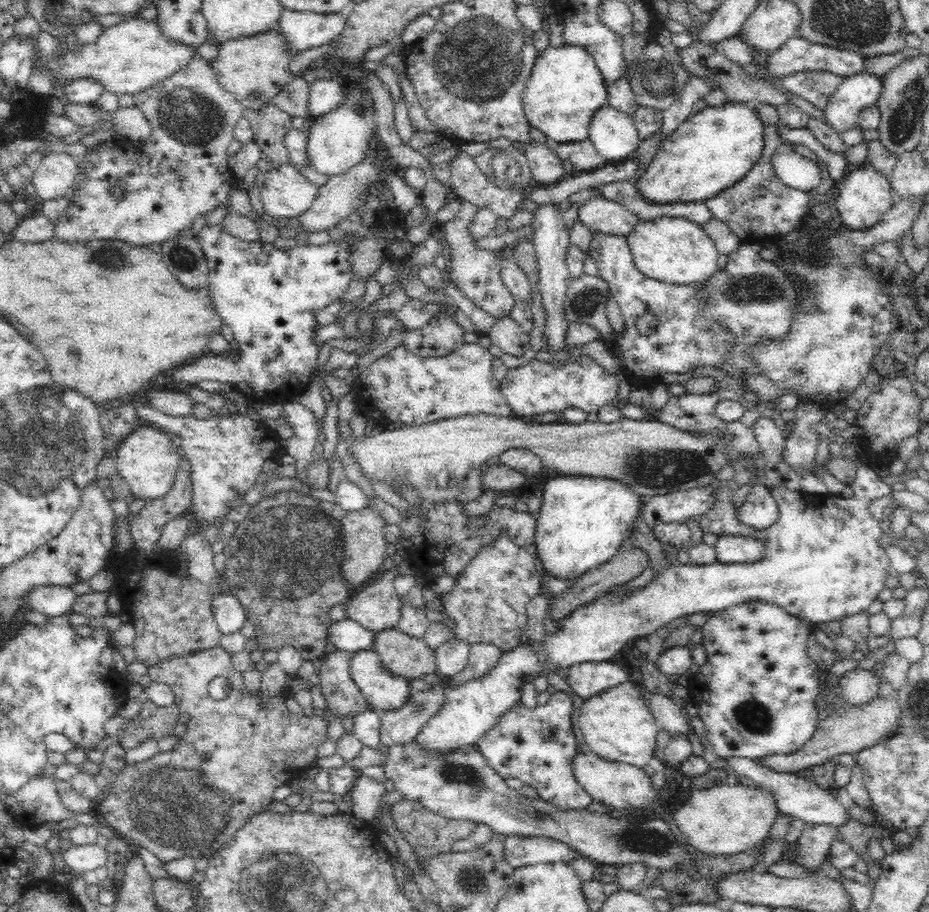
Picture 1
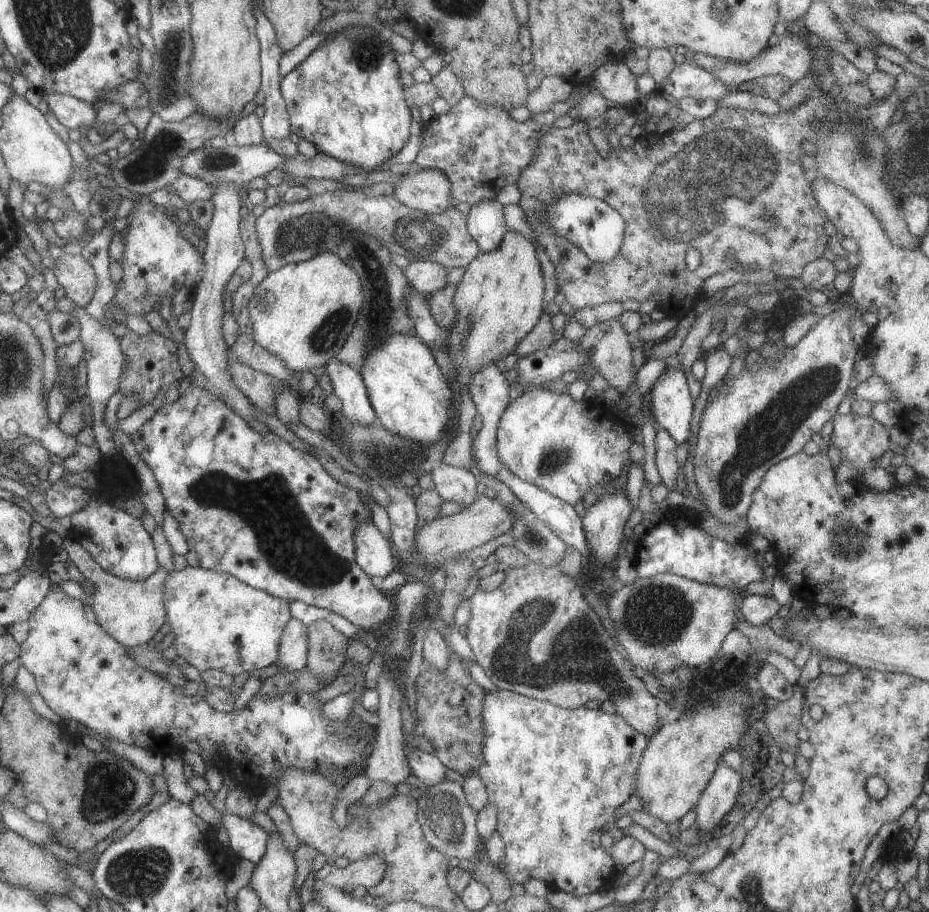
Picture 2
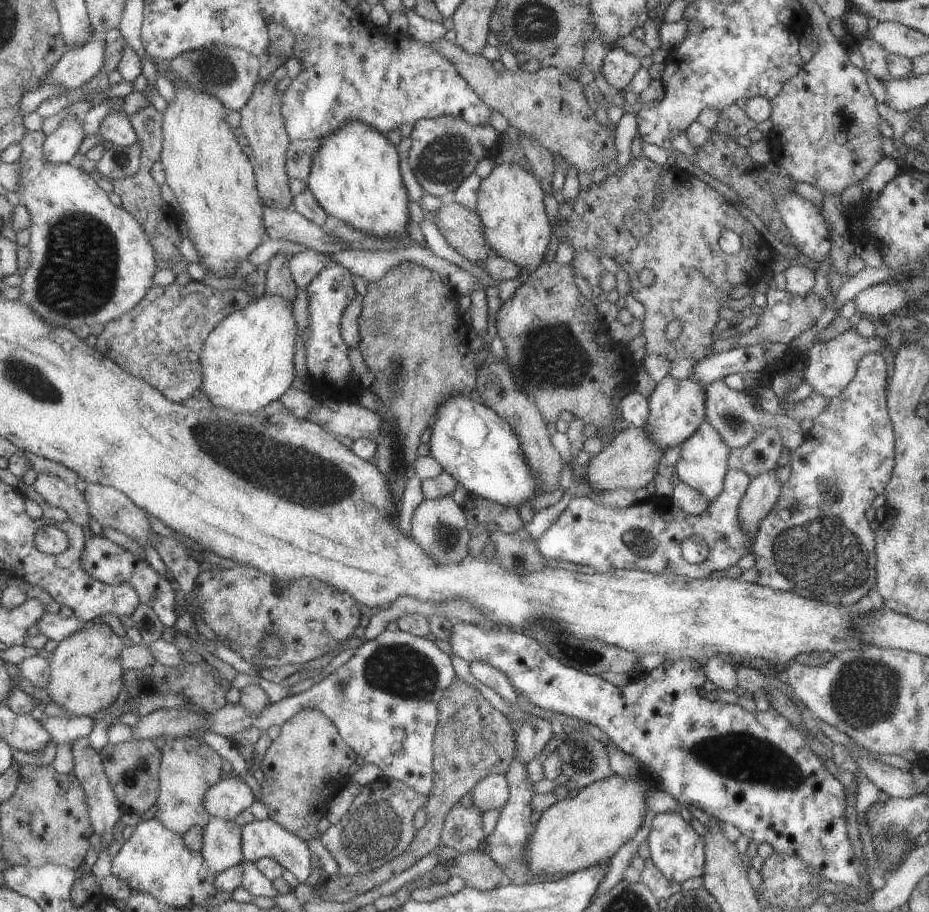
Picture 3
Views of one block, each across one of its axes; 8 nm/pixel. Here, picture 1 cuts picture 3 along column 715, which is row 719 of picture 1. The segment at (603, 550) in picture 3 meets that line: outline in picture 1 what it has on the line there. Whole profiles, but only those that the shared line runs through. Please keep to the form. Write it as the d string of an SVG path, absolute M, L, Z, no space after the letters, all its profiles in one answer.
M551 691L545 704L528 708L515 702L498 715L498 720L477 740L478 749L502 778L516 777L536 788L539 796L564 808L582 810L593 801L573 775L570 761L579 749L570 723L572 699L560 691Z

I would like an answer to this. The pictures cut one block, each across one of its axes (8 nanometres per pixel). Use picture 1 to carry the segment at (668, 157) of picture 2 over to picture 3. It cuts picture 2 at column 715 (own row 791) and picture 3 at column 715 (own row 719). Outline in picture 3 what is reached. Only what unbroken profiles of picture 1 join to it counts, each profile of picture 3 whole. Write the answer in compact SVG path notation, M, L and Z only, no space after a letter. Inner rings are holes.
M642 154L634 159L629 158L629 162L627 162L625 166L619 167L612 175L607 176L607 178L601 180L599 183L593 182L588 189L579 189L579 192L573 199L563 200L563 203L558 204L557 218L555 219L555 227L552 231L557 236L557 240L559 242L561 242L561 240L567 240L567 242L571 244L574 254L577 254L577 252L581 252L582 250L591 252L591 254L595 255L595 258L600 258L601 254L606 254L628 274L630 294L635 300L637 300L637 302L639 302L639 304L641 304L641 306L643 306L645 310L645 315L641 321L643 338L645 338L646 353L655 354L668 361L675 360L675 358L687 358L689 360L693 360L693 362L697 362L698 360L701 360L703 356L709 355L711 353L711 345L713 344L711 336L713 336L715 329L722 326L719 322L718 309L725 306L725 300L727 300L729 292L739 284L743 284L743 286L751 291L752 286L757 284L759 281L763 281L765 276L771 275L770 266L774 260L772 252L768 248L767 242L763 236L759 234L755 228L753 228L753 225L751 225L745 217L741 216L732 203L725 201L723 195L719 194L713 189L713 187L710 187L707 183L687 173L683 169L678 169L672 166L668 168L661 168L661 166L653 163L649 158L643 156ZM657 188L661 190L661 194L659 194L659 196L655 194L655 192L657 192ZM633 212L643 212L643 214L649 218L648 228L651 228L648 230L649 232L646 233L645 237L638 241L629 233L629 231L627 231L627 229L625 229L625 226L623 225L623 216ZM725 230L735 232L735 234L737 234L740 238L741 246L739 251L732 255L723 252L717 244L717 240L719 240L721 232ZM641 270L650 270L653 272L655 280L653 280L653 284L651 284L651 286L642 286L639 283L638 273L641 272ZM674 319L681 324L681 332L675 340L667 340L665 336L665 326Z

